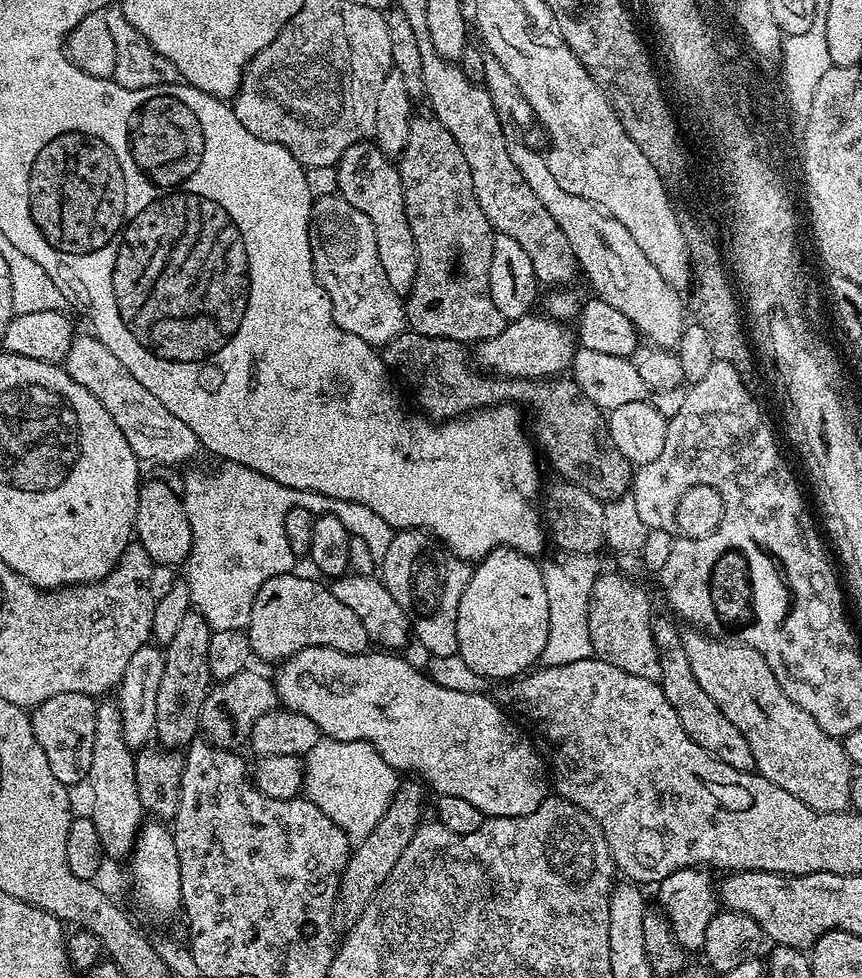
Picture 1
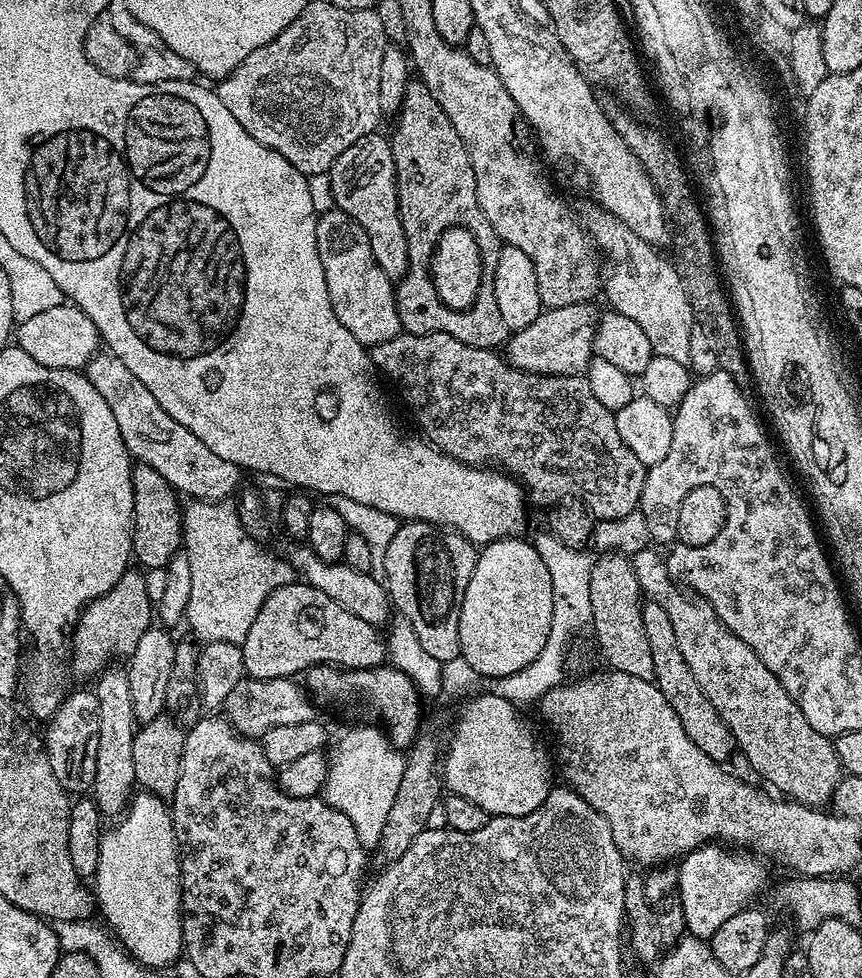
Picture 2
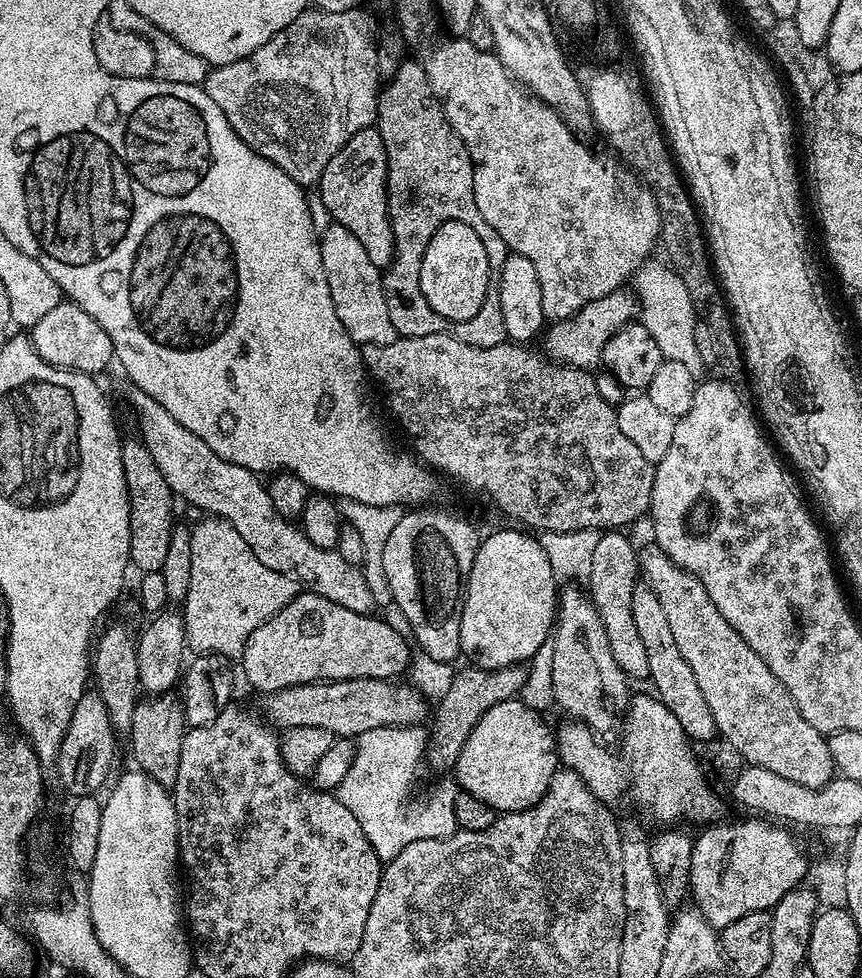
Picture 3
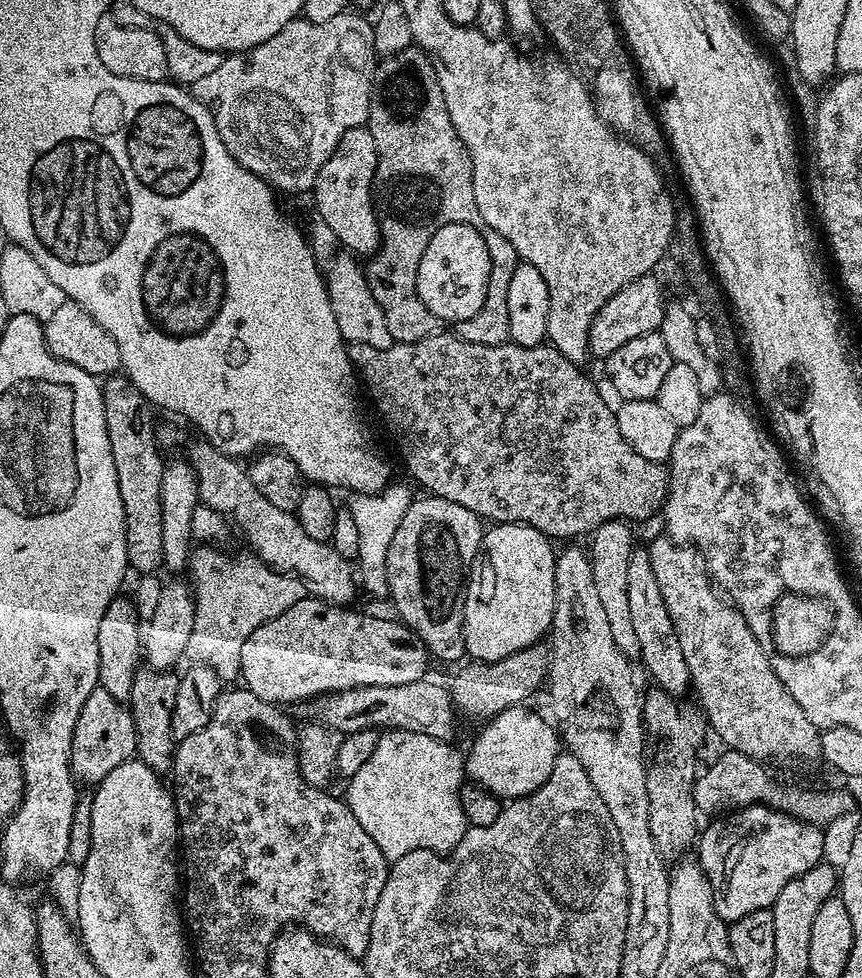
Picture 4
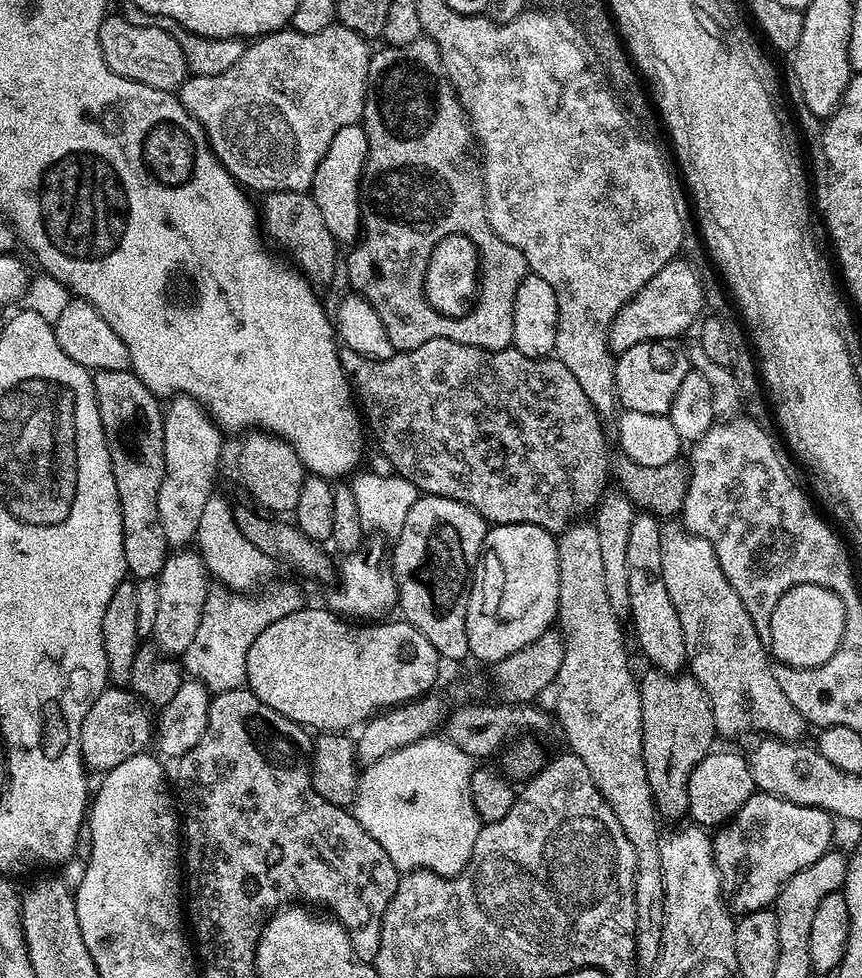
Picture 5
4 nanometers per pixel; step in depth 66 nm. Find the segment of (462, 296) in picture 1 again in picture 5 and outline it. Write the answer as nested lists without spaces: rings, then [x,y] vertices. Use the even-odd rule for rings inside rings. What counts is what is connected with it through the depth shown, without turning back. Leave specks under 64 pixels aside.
[[[421,38],[414,42],[406,42],[406,46],[384,46],[381,47],[381,52],[378,50],[372,52],[372,61],[368,67],[368,77],[366,78],[366,98],[364,99],[364,115],[362,117],[362,123],[364,125],[364,133],[366,134],[366,142],[368,143],[368,157],[364,163],[364,177],[360,179],[360,227],[362,229],[359,240],[355,244],[351,245],[350,251],[352,252],[348,256],[348,280],[352,283],[351,291],[357,296],[364,296],[366,302],[370,302],[370,306],[374,306],[374,310],[378,310],[378,318],[382,318],[382,326],[386,326],[386,334],[390,338],[393,349],[397,352],[405,352],[406,350],[414,350],[414,346],[422,346],[422,342],[427,340],[433,340],[434,338],[446,338],[447,340],[453,340],[454,342],[462,342],[463,344],[477,344],[480,348],[488,348],[491,352],[501,352],[504,348],[509,347],[512,342],[512,335],[514,334],[514,294],[518,290],[520,285],[520,279],[523,276],[529,275],[530,269],[526,258],[522,258],[522,254],[518,250],[514,250],[514,246],[510,246],[506,242],[502,242],[502,238],[498,238],[498,234],[494,234],[494,230],[490,226],[488,221],[488,215],[484,209],[484,174],[482,171],[482,164],[475,155],[471,156],[471,152],[474,152],[474,137],[472,135],[471,127],[464,115],[464,108],[460,105],[460,97],[456,95],[456,90],[453,88],[452,83],[448,81],[448,76],[444,72],[444,67],[440,61],[440,51],[438,46],[434,46],[434,42],[427,38]],[[448,235],[464,235],[470,240],[477,248],[477,258],[479,260],[479,284],[476,287],[475,297],[471,302],[471,305],[467,312],[462,313],[458,317],[450,317],[448,314],[442,314],[441,311],[436,310],[434,306],[430,304],[426,296],[426,272],[428,263],[431,260],[431,255],[434,254],[435,247]]]

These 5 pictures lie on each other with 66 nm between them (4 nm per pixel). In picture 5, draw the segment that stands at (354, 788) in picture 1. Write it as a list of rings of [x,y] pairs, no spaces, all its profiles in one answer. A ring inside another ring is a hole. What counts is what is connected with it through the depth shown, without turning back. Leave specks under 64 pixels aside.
[[[433,734],[402,750],[378,758],[359,773],[354,815],[356,821],[390,854],[390,862],[401,872],[423,870],[439,876],[459,876],[460,871],[472,860],[474,842],[482,827],[474,802],[470,802],[470,778],[474,767],[473,757],[458,750],[446,738]]]

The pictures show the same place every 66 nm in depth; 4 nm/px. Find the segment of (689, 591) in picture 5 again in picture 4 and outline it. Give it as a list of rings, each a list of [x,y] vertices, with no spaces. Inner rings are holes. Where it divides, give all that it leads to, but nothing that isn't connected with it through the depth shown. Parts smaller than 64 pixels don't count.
[[[661,534],[646,544],[650,562],[654,565],[654,578],[658,578],[658,590],[662,590],[662,602],[670,610],[670,622],[678,634],[678,643],[686,657],[686,666],[690,666],[692,688],[700,701],[708,727],[724,743],[725,749],[732,749],[744,755],[755,757],[761,762],[768,760],[820,760],[820,733],[802,714],[802,706],[790,698],[790,690],[782,686],[778,674],[774,674],[769,653],[764,653],[761,637],[755,636],[746,626],[739,610],[718,591],[712,583],[695,548],[686,544],[677,544],[671,536]]]

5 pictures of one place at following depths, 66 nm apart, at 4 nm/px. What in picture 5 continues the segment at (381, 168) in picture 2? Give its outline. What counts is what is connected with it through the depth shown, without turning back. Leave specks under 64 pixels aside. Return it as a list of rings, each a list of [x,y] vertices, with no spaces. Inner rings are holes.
[[[363,123],[342,126],[334,134],[330,148],[318,162],[318,170],[314,170],[314,182],[310,195],[318,202],[318,210],[322,214],[322,222],[326,222],[326,230],[336,239],[337,245],[351,246],[360,238],[360,179],[364,177],[364,163],[368,157],[368,143]]]

